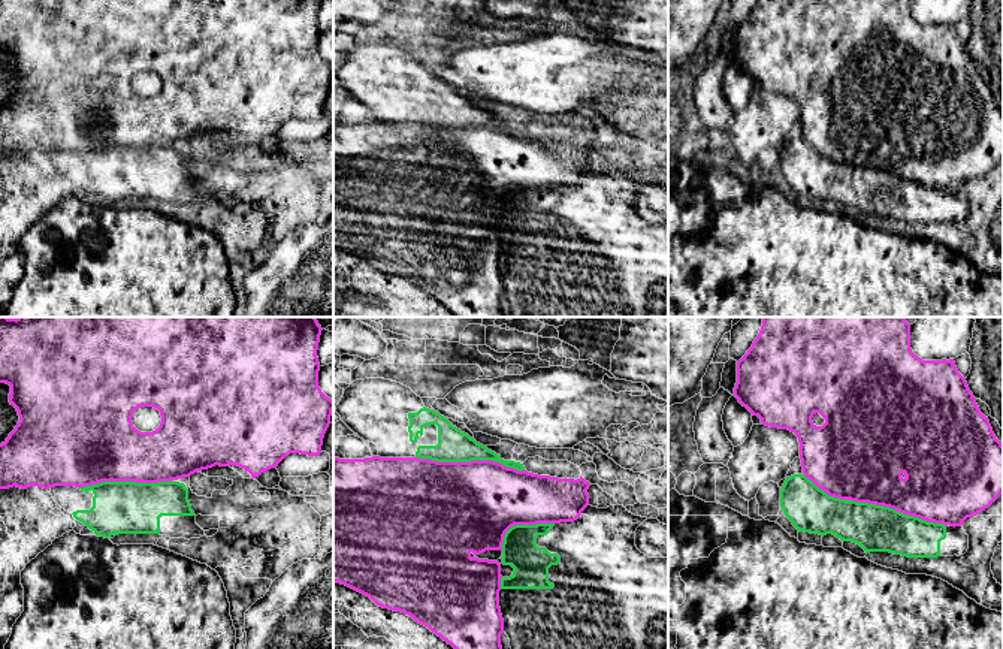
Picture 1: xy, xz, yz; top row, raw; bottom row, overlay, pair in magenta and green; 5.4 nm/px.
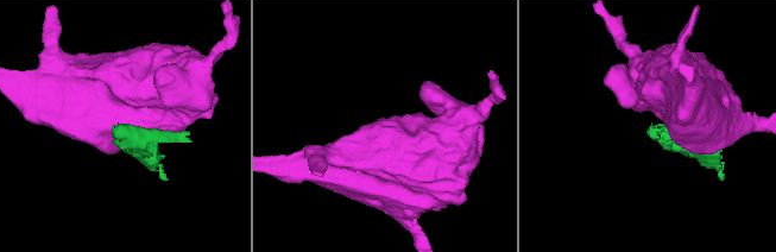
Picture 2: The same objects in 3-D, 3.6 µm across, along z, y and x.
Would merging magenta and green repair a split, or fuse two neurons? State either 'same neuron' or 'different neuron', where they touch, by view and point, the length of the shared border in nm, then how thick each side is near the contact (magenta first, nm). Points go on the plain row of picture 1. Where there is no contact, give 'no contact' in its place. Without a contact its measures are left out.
different neuron; contact xz (471, 126); length 600 nm; calibres 480 and 180 nm

